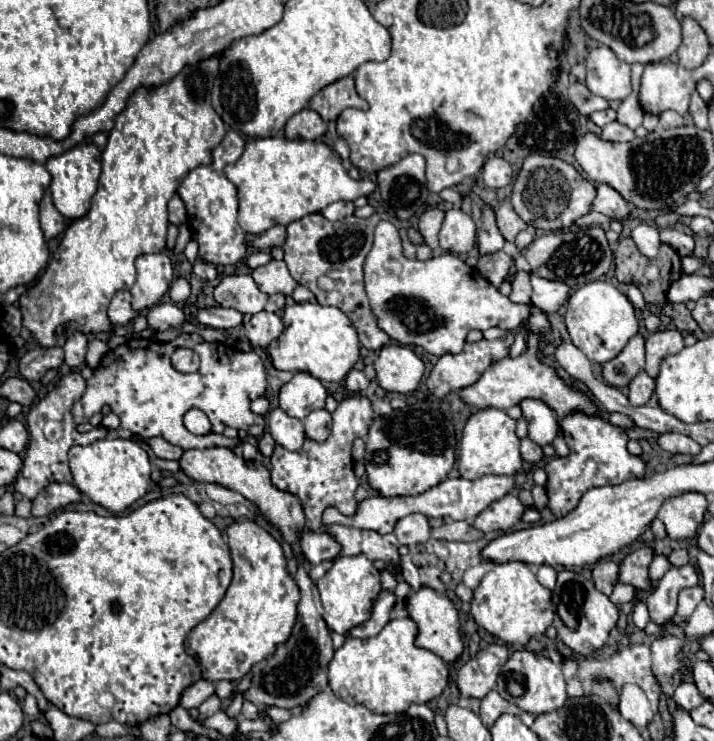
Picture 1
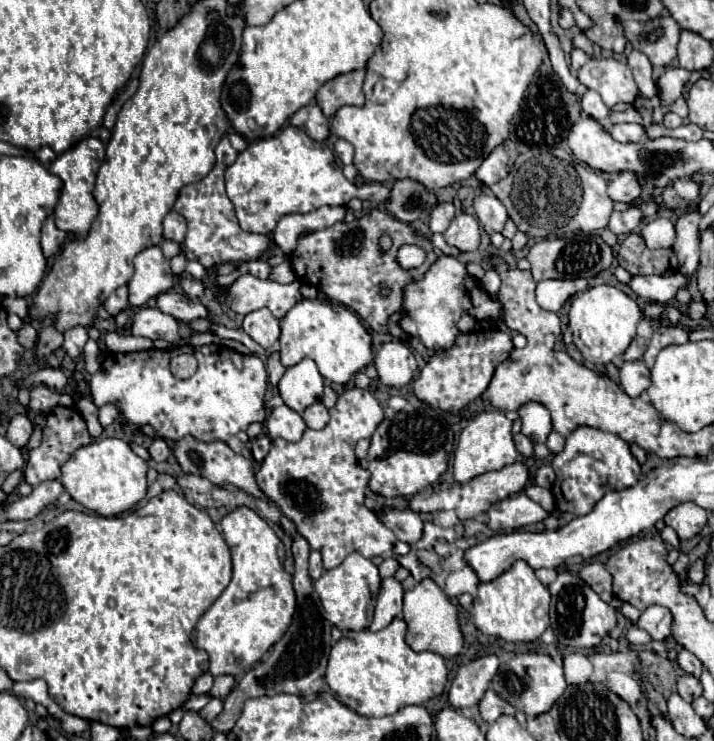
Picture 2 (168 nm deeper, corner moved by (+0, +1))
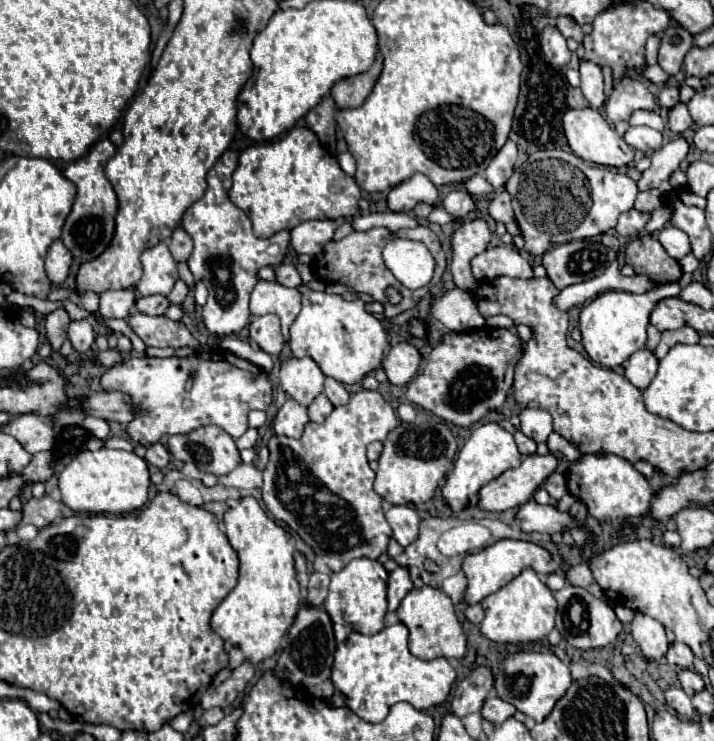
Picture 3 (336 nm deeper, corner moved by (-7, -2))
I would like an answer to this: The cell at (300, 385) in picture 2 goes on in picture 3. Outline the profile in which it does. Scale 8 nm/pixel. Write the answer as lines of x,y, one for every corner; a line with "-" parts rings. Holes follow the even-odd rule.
286,358
280,368
280,384
288,396
308,406
324,390
324,372
312,358

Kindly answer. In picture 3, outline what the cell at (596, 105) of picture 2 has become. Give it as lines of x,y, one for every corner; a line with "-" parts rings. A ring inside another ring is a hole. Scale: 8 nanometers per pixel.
592,62
580,64
580,90
592,108
602,108
604,102
604,78
602,70

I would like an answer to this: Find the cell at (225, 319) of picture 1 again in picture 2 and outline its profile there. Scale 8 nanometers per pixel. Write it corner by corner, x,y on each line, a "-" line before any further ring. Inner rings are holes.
169,291
165,295
157,297
157,309
161,309
163,313
173,315
177,321
197,321
197,319
209,319
209,309
203,307
201,303
191,301
185,295
179,295
175,291

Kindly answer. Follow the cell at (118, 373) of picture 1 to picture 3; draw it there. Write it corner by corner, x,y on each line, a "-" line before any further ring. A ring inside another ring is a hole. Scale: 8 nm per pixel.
226,350
198,352
190,358
132,356
114,364
102,376
102,386
104,390
132,394
132,398
144,406
144,414
128,424
130,438
142,446
156,444
164,434
188,434
206,424
216,424
232,438
240,438
248,430
248,412
266,410
272,400
272,384
268,374
252,362
-
190,376
194,382
190,392
186,392
184,384

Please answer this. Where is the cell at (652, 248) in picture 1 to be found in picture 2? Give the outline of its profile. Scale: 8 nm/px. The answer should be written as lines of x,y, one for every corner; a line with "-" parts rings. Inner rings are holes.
651,219
649,223
643,225
639,233
649,249
661,249
661,247
671,247
675,243
675,225
669,219

